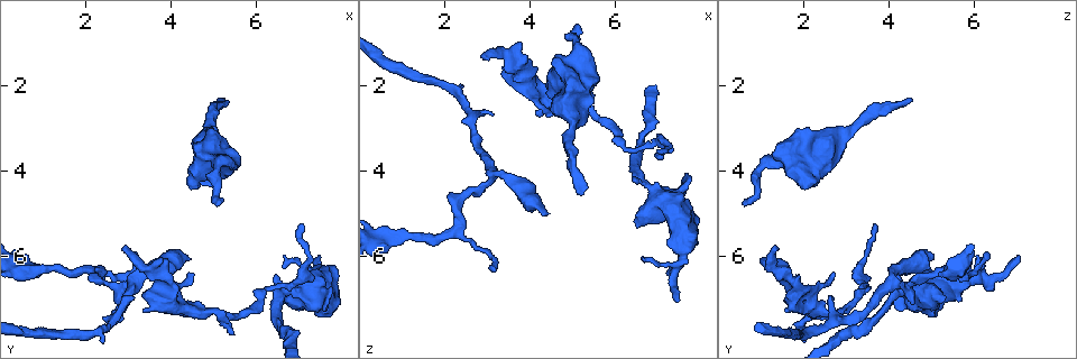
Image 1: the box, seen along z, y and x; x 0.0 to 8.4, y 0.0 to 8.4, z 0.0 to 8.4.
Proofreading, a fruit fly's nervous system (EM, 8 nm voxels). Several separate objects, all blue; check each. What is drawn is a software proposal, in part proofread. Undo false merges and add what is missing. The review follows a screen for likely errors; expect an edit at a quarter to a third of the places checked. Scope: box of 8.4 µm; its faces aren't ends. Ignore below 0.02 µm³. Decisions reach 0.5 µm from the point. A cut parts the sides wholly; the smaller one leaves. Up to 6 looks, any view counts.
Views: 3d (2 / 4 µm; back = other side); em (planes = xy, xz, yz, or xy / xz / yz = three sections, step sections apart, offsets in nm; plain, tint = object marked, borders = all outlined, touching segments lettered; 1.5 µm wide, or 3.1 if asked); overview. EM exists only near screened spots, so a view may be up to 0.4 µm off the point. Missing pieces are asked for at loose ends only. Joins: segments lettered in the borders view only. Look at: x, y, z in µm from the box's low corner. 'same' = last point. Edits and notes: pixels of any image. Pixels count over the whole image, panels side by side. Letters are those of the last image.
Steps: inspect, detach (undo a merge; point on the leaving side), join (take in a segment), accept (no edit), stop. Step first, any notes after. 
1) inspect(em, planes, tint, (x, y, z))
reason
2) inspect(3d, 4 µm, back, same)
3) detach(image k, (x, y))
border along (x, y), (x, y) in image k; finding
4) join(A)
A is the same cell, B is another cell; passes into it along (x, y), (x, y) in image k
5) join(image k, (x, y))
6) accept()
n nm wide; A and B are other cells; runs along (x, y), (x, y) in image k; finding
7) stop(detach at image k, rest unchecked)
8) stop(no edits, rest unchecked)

inspect(3d, 2 µm, (6.50, 7.05, 5.35))
free end

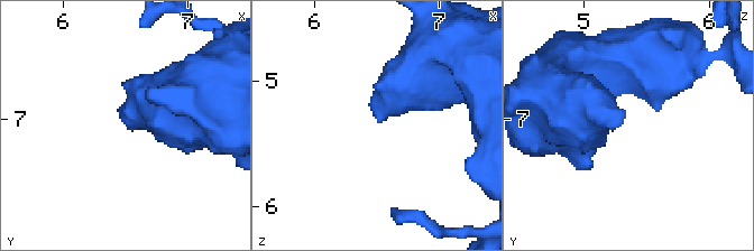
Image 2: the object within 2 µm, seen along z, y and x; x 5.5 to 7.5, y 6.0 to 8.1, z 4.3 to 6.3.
inspect(em, xz, step 8, borders, (6.52, 7.02, 5.30))
need the tissue

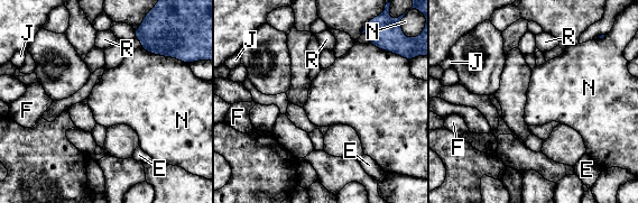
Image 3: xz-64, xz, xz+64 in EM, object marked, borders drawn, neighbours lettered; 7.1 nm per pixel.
inspect(em, planes, borders, same)

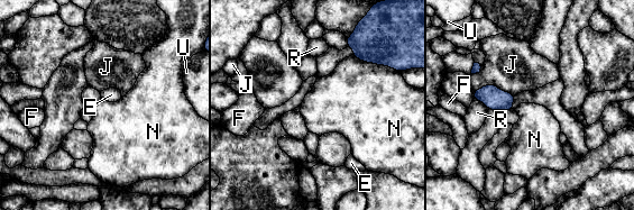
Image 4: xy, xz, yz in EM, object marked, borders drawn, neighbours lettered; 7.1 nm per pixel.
accept()
E, F, J, N, R and U are other cells; border along (351, 55), (392, 69) in image 4; none of them fits

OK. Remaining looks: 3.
inspect(3d, 2 µm, (5.10, 4.80, 0.55))
an open end

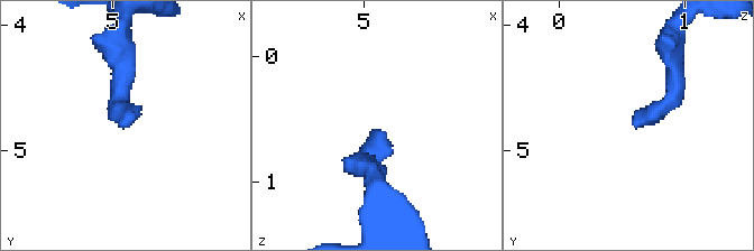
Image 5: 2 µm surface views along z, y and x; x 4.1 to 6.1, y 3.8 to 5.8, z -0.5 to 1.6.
inspect(em, xy, step 8, borders, (5.12, 4.84, 0.60))

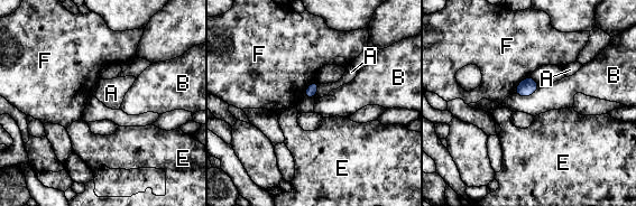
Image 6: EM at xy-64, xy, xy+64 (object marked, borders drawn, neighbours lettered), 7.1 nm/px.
inspect(em, planes, borders, same)

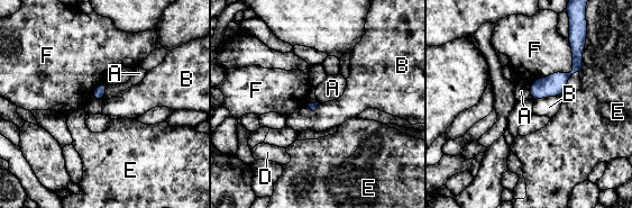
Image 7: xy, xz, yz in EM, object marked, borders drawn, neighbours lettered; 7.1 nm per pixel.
accept()
A, B, D, E and F are other cells; none of them fits

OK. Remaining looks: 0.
stop(no edits, rest unchecked)

